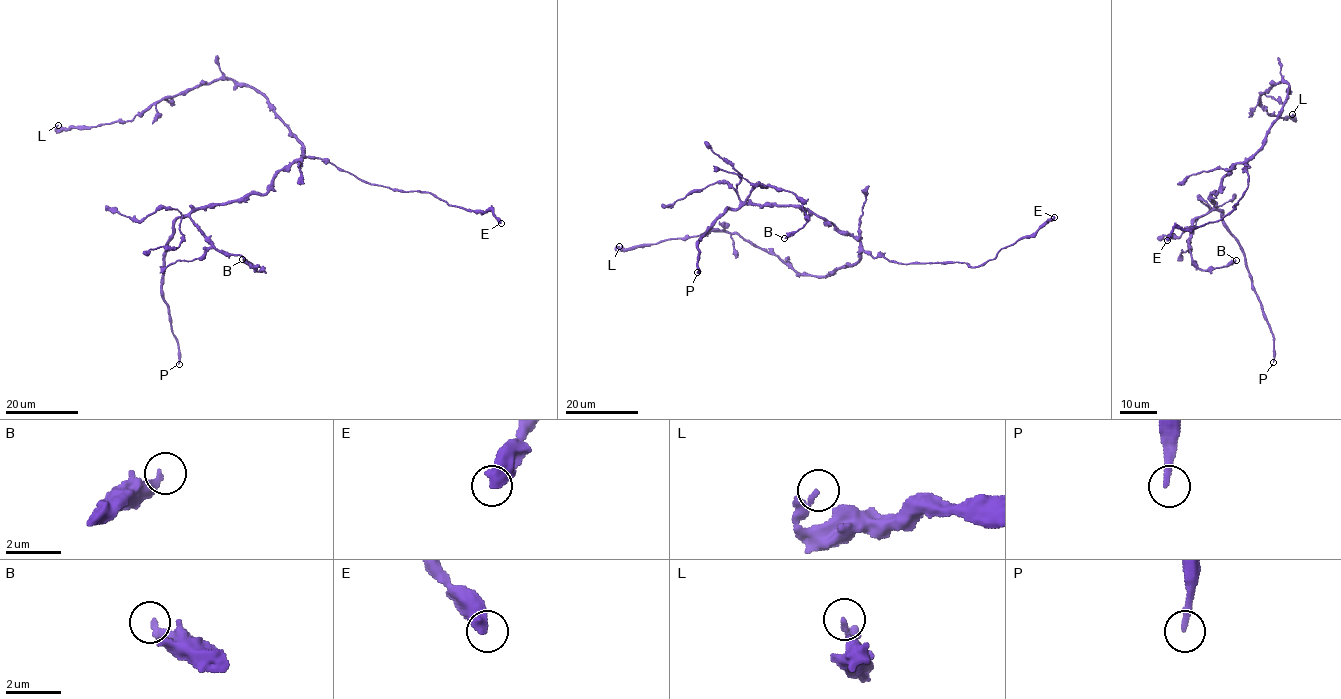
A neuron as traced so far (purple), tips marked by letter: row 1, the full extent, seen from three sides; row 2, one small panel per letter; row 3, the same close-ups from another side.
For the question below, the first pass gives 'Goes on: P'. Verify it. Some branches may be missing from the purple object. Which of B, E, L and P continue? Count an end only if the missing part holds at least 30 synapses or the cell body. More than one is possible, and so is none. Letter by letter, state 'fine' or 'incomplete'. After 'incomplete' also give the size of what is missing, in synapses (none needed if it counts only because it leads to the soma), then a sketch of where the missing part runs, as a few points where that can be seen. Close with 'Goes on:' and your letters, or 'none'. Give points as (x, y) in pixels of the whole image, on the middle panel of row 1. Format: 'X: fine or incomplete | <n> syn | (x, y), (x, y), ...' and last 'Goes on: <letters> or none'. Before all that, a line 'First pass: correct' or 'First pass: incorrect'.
First pass: correct
B: fine
E: fine
L: fine
P: incomplete | 1000 syn
Goes on: P

